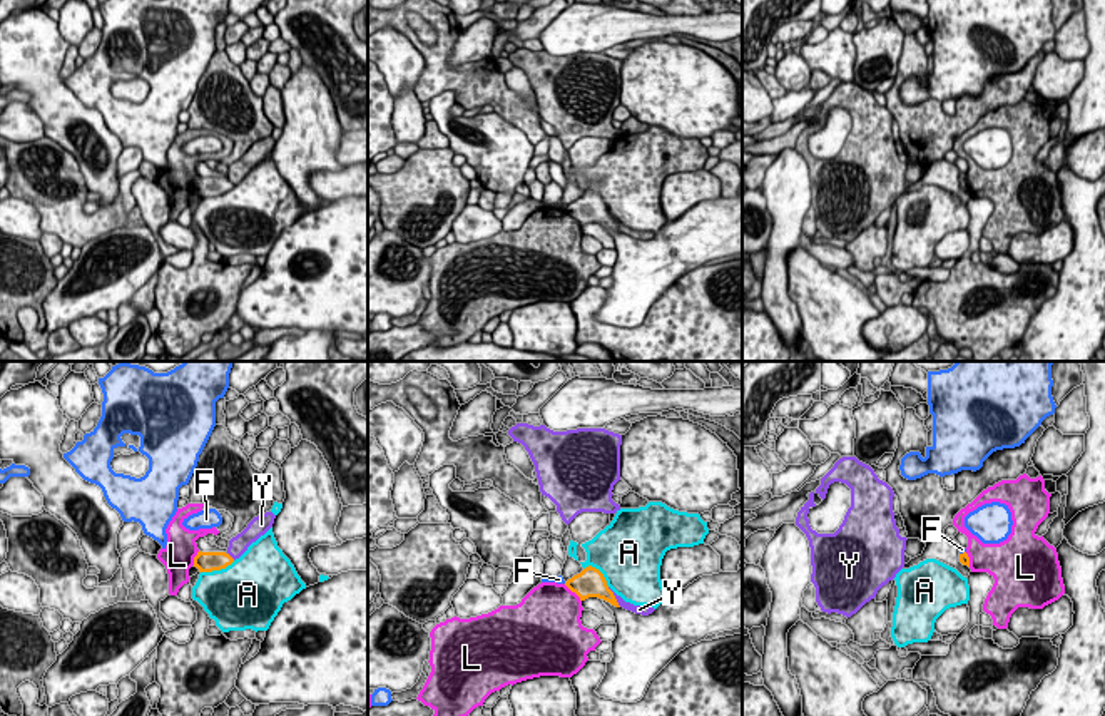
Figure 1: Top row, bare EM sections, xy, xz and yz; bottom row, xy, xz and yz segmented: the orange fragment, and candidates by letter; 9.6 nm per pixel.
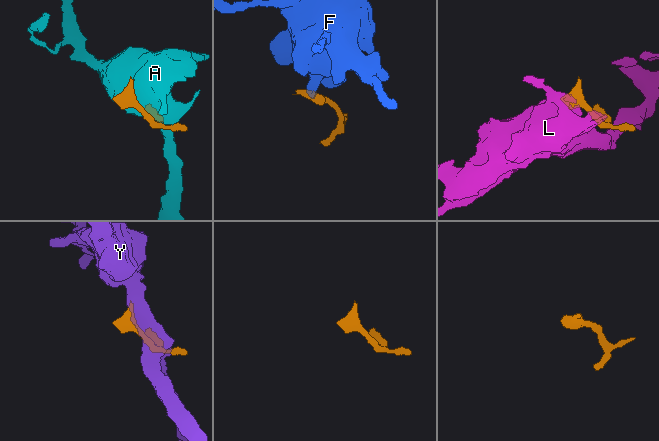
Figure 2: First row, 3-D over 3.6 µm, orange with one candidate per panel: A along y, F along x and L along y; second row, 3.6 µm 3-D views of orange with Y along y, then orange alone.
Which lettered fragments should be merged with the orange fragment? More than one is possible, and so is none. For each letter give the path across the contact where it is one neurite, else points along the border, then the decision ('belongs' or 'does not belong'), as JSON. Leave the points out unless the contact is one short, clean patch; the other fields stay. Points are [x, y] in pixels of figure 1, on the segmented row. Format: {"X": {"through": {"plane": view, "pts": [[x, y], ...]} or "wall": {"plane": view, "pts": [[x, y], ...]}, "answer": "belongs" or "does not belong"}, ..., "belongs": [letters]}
{"A": {"answer": "does not belong"}, "F": {"wall": {"plane": "yz", "pts": [[965, 551], [960, 554]]}, "answer": "does not belong"}, "L": {"wall": {"plane": "xz", "pts": [[564, 584], [580, 601]]}, "answer": "does not belong"}, "Y": {"answer": "does not belong"}, "belongs": []}

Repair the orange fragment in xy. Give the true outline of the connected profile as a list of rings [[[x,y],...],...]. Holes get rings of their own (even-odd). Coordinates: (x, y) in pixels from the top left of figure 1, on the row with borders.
[[[197,552],[194,557],[194,567],[199,569],[199,572],[212,572],[221,570],[231,565],[234,559],[226,552]]]

